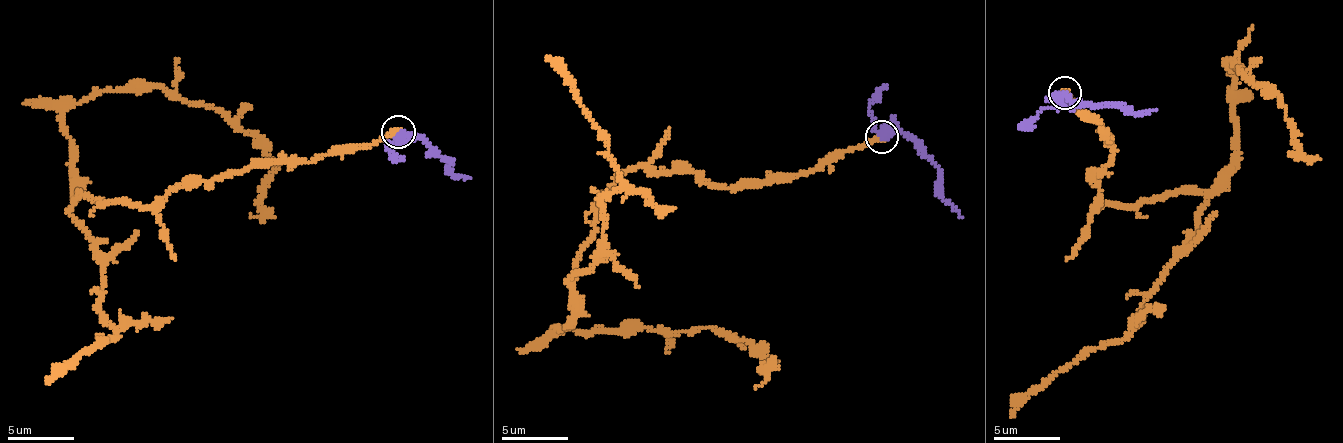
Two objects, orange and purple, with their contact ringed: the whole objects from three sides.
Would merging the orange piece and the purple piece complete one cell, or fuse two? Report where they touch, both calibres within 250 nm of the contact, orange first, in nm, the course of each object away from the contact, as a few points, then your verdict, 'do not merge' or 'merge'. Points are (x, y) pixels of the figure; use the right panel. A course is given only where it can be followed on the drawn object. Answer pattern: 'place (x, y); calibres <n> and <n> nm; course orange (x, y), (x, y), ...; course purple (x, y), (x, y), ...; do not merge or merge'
place (1064, 92); calibres 360 and 500 nm; course orange (1065, 93), (1114, 150), (1093, 208), (1208, 190), (1231, 164), (1235, 61), (1317, 155); course purple (1065, 93), (1077, 103), (1132, 110), (1156, 109); merge

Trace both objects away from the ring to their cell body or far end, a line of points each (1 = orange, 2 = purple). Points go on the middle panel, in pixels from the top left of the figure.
1: (881, 137), (734, 188), (632, 167), (598, 201), (572, 316), (557, 331), (712, 327), (772, 361), (755, 386)
2: (884, 137), (904, 133), (918, 144), (939, 169), (939, 195), (962, 217)

